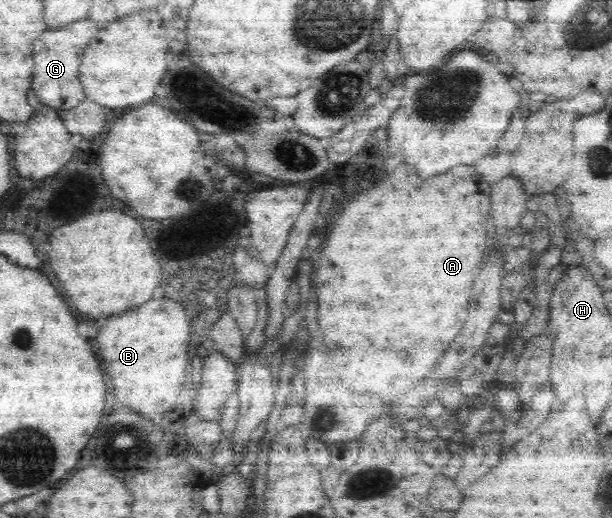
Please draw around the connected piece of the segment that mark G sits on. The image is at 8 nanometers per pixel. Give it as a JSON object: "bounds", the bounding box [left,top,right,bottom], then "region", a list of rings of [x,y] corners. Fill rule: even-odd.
{"bounds":[33,20,99,108],"region":[[[79,20],[77,24],[67,24],[65,28],[57,28],[57,30],[47,30],[43,32],[43,36],[39,36],[33,44],[33,60],[35,60],[35,76],[33,76],[33,88],[37,98],[51,106],[51,108],[73,108],[77,106],[85,94],[83,88],[79,84],[79,54],[77,54],[77,40],[79,36],[83,36],[83,48],[87,46],[87,42],[99,32],[99,28],[95,26],[93,20]]]}

